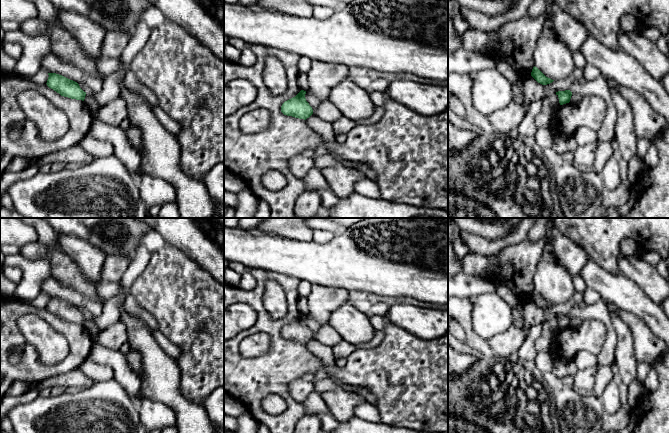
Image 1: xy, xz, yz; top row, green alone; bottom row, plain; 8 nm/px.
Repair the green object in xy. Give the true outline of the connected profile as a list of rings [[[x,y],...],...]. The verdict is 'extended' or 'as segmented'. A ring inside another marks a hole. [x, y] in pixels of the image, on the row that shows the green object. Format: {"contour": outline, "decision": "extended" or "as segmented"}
{"contour": [[[48,73],[48,75],[46,84],[49,88],[61,96],[84,101],[86,92],[80,88],[77,82],[56,73]]], "decision": "as segmented"}

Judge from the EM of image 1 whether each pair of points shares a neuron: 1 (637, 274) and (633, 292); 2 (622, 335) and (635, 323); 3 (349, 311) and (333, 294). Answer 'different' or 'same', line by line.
1: different
2: different
3: different

